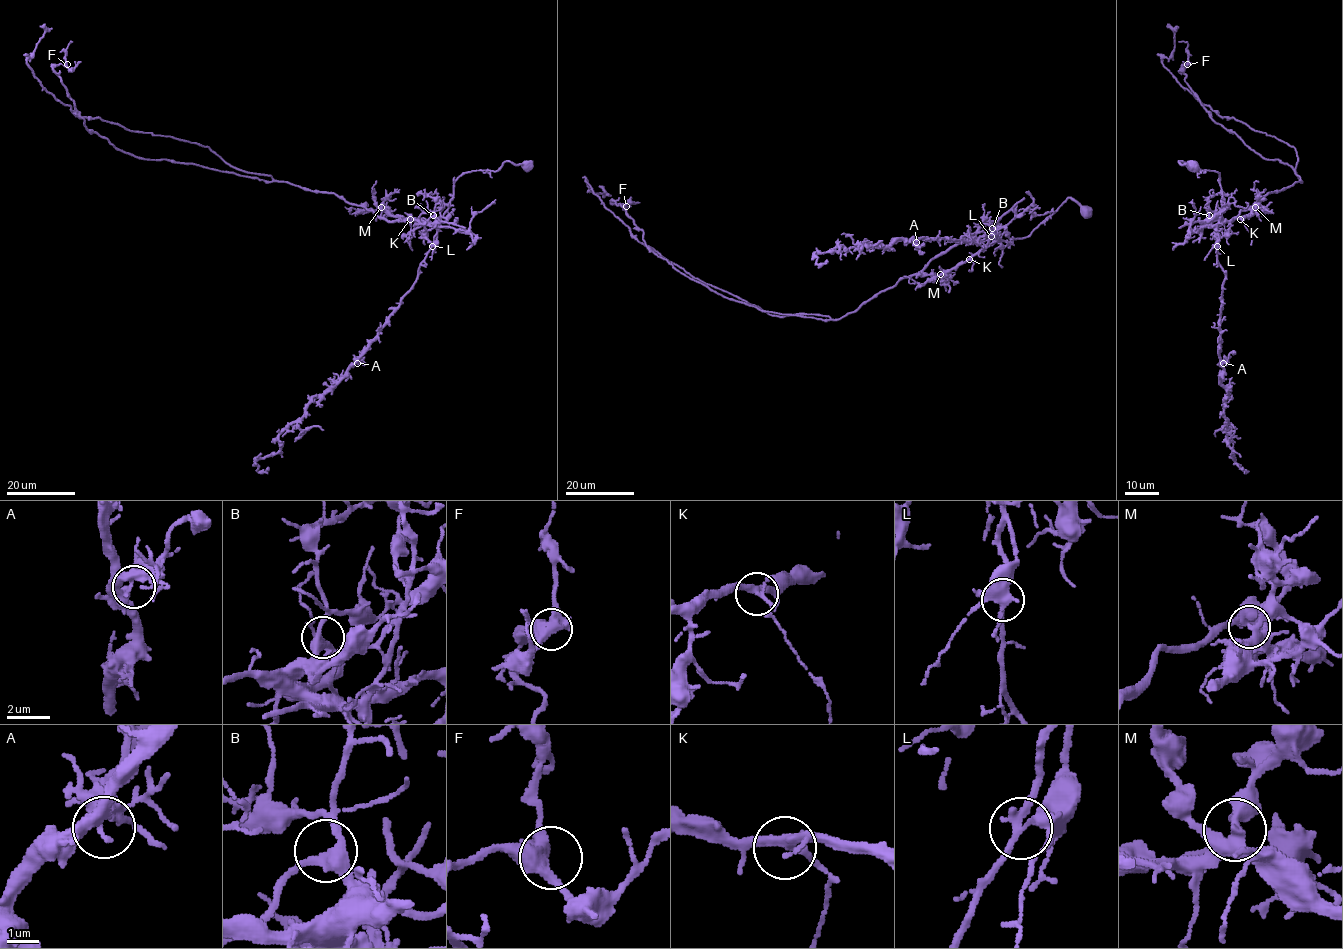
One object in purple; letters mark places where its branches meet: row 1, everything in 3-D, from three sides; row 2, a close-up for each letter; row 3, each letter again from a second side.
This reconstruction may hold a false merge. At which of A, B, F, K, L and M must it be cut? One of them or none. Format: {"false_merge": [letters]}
{"false_merge": ["L"]}

